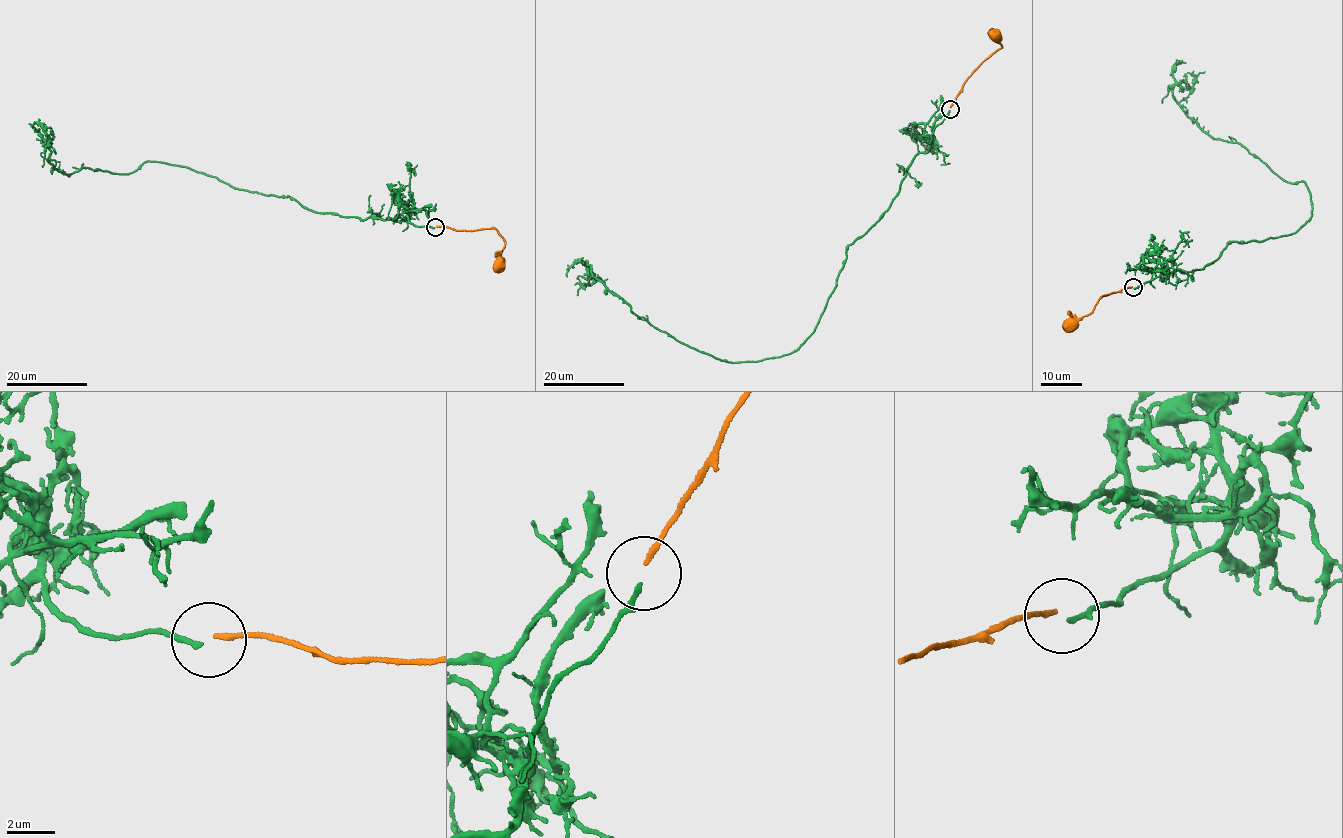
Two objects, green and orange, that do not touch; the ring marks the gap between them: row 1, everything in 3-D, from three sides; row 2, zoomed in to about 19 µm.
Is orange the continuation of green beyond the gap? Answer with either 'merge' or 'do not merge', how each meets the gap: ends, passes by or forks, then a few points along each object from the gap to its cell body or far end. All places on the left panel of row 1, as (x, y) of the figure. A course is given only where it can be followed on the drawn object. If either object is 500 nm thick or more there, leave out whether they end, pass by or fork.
merge; green ends; orange ends; course green (435, 227), (309, 211), (288, 195), (168, 163), (69, 176), (48, 160), (48, 141), (31, 126); course orange (436, 226), (461, 231), (494, 229), (505, 243), (494, 265), (497, 271)

